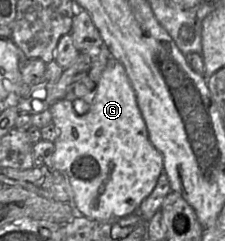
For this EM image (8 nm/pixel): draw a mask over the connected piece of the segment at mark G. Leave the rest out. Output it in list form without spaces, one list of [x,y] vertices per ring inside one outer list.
[[[111,57],[94,89],[87,89],[81,82],[77,82],[63,99],[50,107],[50,111],[57,128],[53,168],[67,179],[72,188],[72,200],[78,210],[85,217],[100,221],[118,219],[136,212],[157,184],[163,171],[163,156],[149,139],[144,117],[124,65]]]

